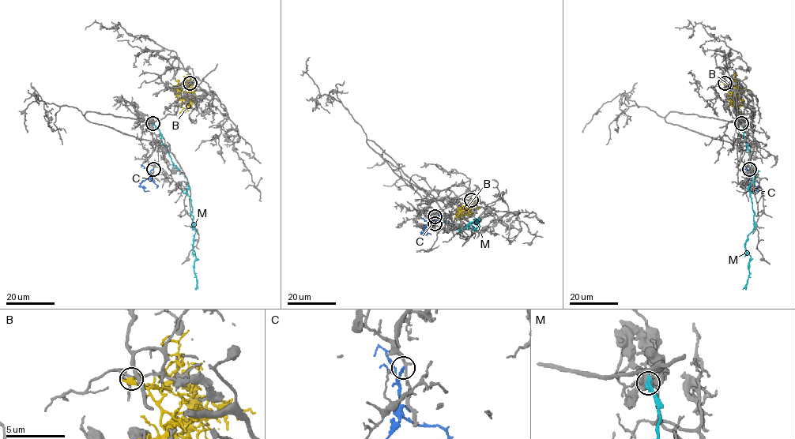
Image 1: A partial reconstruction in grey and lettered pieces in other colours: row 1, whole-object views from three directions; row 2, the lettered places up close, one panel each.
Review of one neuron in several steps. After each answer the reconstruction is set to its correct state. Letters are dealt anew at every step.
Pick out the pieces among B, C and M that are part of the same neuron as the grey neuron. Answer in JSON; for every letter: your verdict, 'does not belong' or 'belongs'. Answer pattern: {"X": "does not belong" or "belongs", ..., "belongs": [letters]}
{"B": "does not belong", "C": "does not belong", "M": "does not belong", "belongs": []}

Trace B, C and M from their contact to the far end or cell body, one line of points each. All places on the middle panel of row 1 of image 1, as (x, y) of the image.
B: (471, 199), (475, 208), (472, 205), (461, 213)
C: (435, 223), (428, 223), (422, 233), (426, 231), (431, 234)
M: (435, 216), (459, 230), (469, 228), (470, 223), (475, 229), (475, 219), (477, 225), (478, 217)

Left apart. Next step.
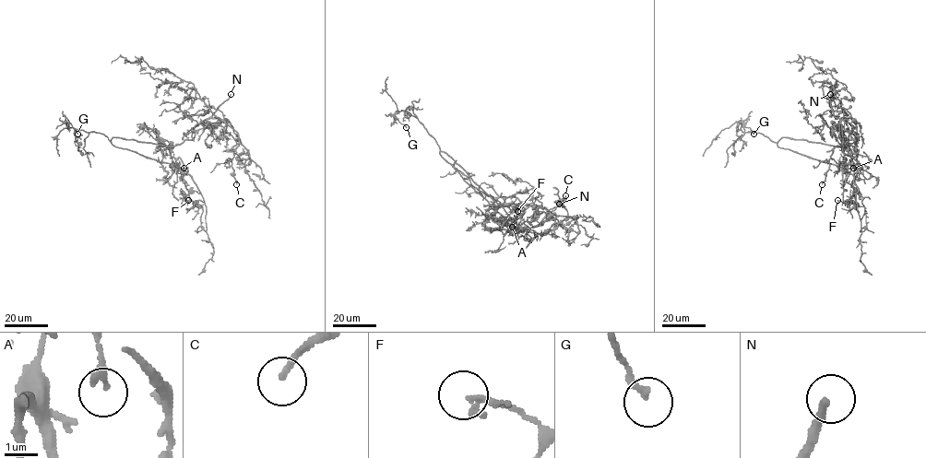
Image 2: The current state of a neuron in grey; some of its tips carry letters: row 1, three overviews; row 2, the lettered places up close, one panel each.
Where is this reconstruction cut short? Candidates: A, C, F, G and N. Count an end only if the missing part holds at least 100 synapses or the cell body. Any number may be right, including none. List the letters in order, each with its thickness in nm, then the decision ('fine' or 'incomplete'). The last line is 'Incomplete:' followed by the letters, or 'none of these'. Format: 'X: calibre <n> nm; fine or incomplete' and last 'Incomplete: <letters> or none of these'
A: calibre 220 nm; fine
C: calibre 190 nm; fine
F: calibre 170 nm; fine
G: calibre 190 nm; fine
N: calibre 240 nm; incomplete
Incomplete: N

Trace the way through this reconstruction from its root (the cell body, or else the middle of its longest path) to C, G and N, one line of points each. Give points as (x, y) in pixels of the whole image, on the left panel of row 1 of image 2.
C: (140, 141), (174, 146), (192, 139), (194, 128), (207, 119), (222, 119), (238, 135), (231, 159), (236, 184)
G: (140, 141), (112, 137), (111, 142), (103, 134), (74, 129), (65, 122), (77, 134)
N: (140, 141), (174, 146), (192, 139), (194, 128), (207, 119), (231, 94)

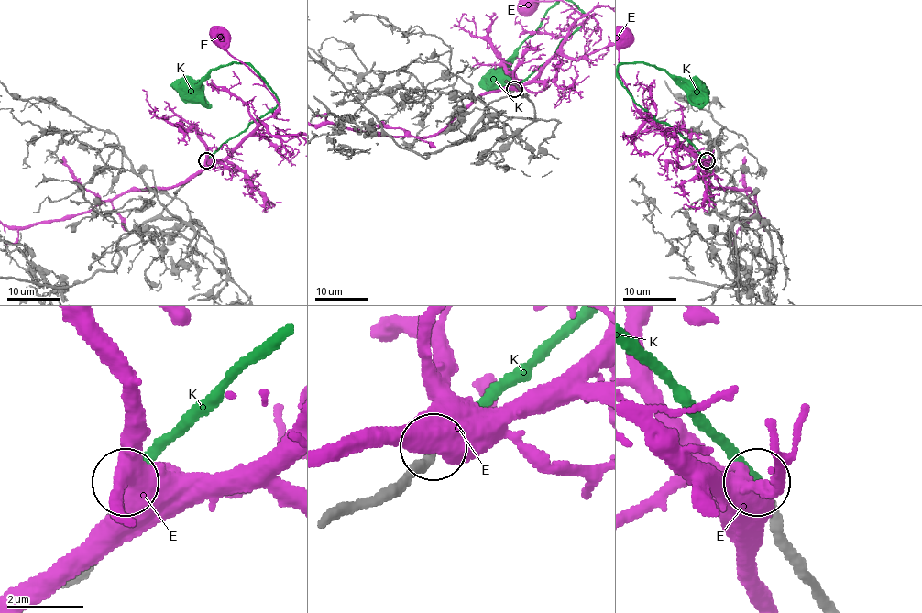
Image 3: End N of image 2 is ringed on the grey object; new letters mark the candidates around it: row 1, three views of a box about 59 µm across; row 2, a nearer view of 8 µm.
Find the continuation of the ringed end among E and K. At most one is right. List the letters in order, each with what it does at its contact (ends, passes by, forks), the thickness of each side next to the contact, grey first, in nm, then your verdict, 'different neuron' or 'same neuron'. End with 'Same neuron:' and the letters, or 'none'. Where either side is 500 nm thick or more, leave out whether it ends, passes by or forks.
E: calibres 260 and 600 nm; different neuron
K: it ends; calibres 240 and 280 nm; same neuron
Same neuron: K

